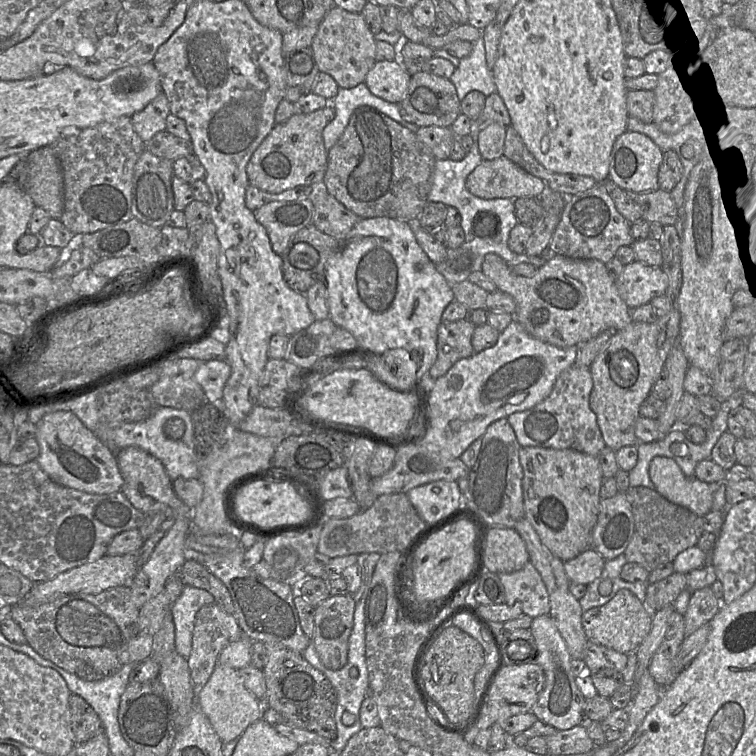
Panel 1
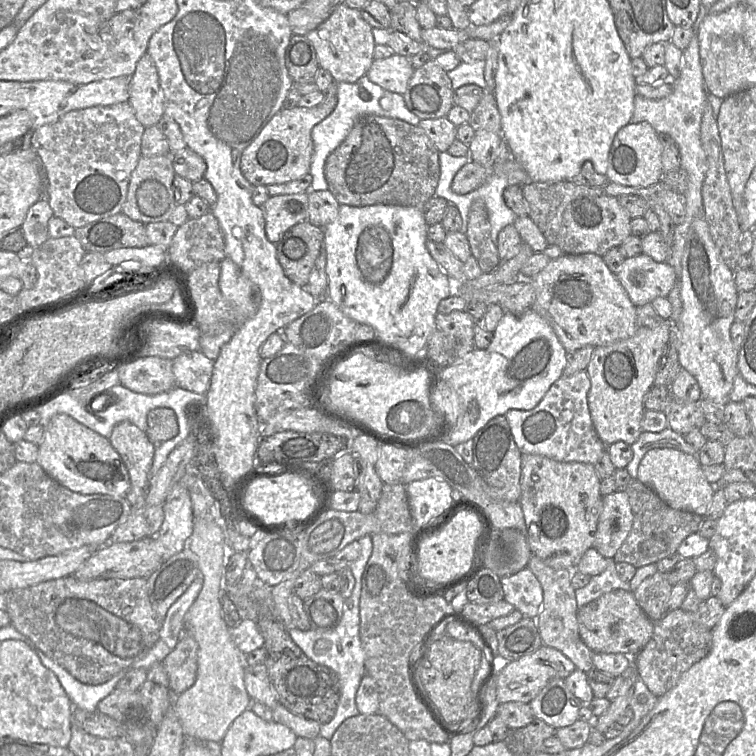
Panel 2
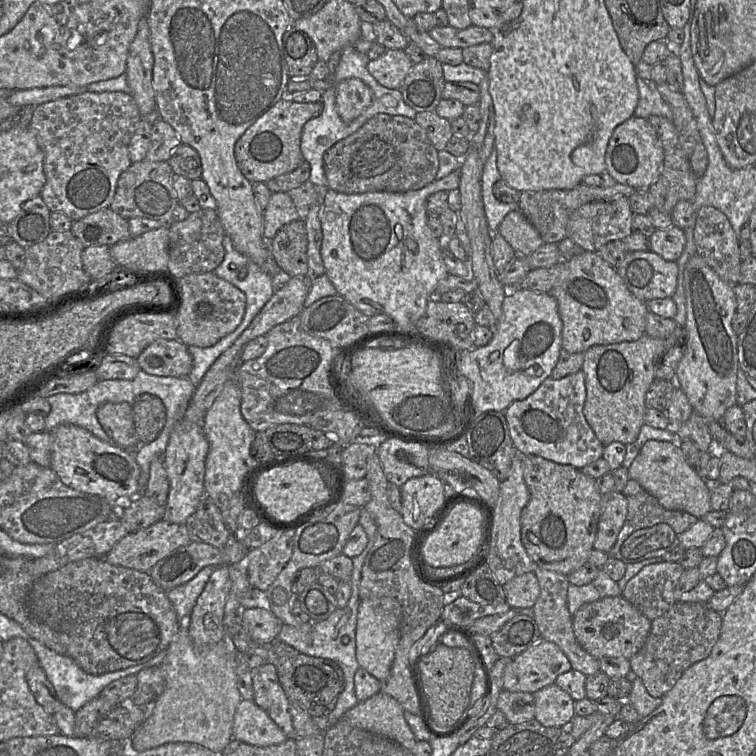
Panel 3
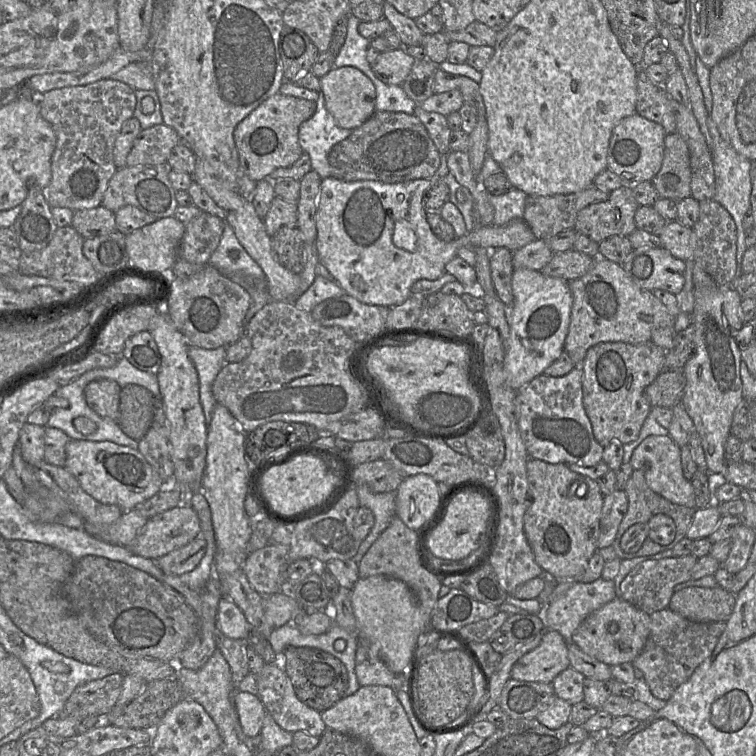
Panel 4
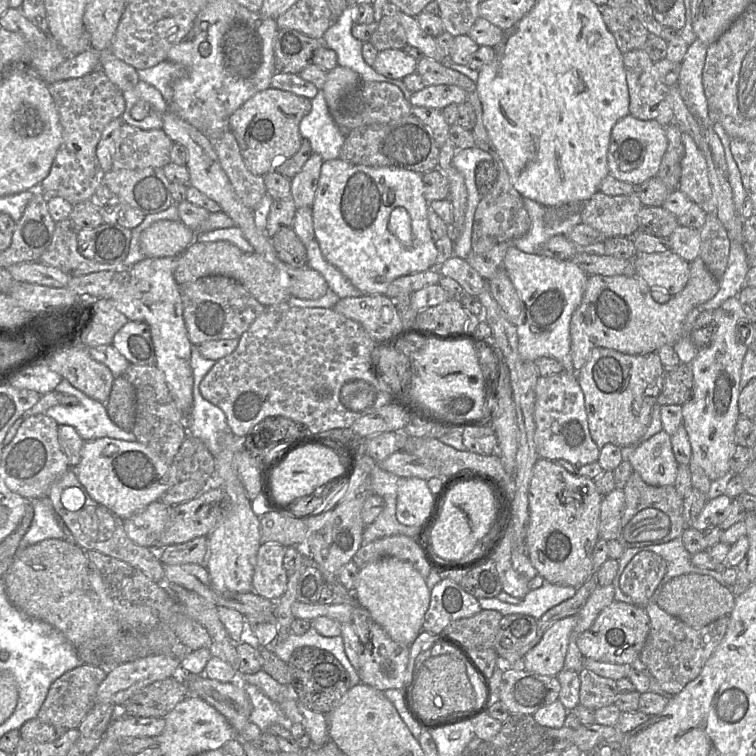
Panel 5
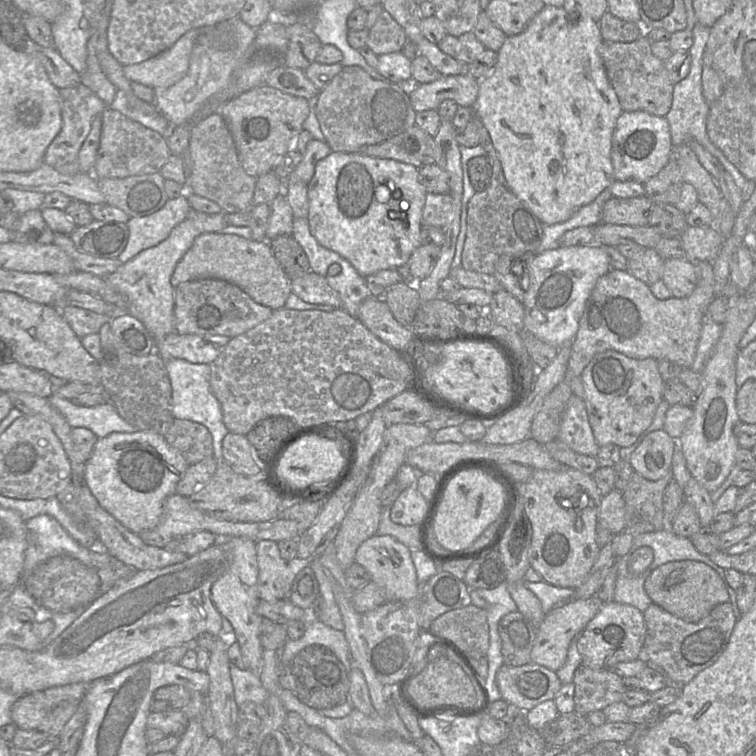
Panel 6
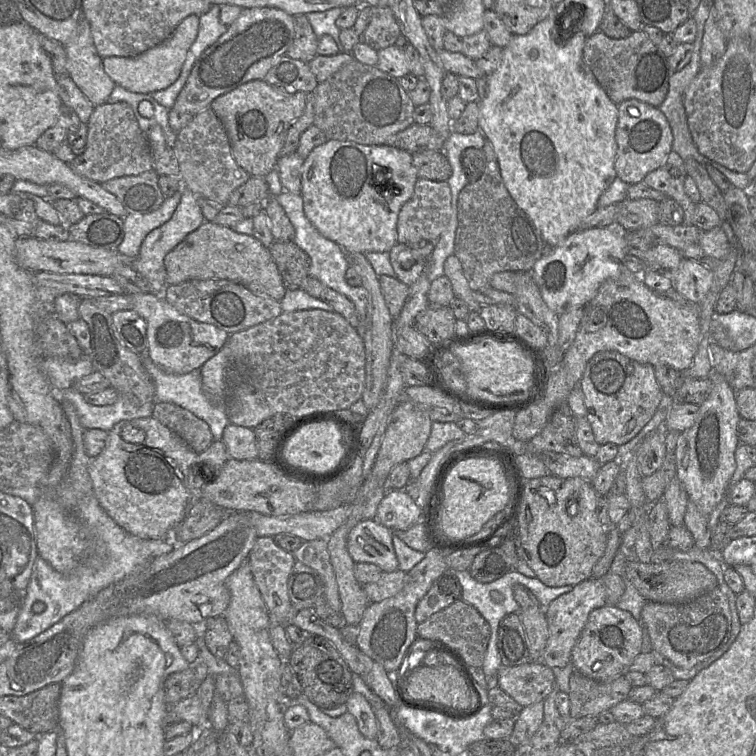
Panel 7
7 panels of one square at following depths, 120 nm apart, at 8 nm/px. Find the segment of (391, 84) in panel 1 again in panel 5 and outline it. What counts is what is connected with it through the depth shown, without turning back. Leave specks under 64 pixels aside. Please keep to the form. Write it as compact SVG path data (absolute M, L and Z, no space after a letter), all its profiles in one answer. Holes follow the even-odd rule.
M387 49L378 52L372 68L378 74L390 79L402 80L416 72L417 62L402 49Z

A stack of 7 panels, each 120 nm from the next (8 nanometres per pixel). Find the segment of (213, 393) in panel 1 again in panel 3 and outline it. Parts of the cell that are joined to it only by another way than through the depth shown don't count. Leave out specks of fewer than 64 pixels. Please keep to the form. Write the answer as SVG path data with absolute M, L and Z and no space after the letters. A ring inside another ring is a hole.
M157 339L136 358L141 370L164 377L187 377L192 369L192 357L179 340Z

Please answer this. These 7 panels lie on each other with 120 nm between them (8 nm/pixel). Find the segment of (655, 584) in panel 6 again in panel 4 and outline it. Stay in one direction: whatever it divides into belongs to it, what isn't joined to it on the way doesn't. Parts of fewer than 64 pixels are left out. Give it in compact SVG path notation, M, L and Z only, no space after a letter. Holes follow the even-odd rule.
M685 587L676 590L668 608L697 623L726 622L736 602L736 595L722 587Z

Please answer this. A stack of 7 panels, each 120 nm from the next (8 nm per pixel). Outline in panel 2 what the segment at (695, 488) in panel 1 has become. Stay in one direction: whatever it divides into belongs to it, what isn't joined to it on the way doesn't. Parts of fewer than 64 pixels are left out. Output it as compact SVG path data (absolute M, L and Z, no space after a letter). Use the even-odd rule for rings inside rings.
M672 448L651 449L643 456L637 480L653 489L671 508L705 515L714 491L705 478L697 455L691 455Z

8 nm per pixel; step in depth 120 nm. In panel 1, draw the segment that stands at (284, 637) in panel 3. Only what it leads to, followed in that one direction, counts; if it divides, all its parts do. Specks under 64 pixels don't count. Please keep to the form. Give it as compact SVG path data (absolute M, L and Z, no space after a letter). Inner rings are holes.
M362 553L358 555L357 564L360 569L360 587L353 594L355 601L355 611L354 611L354 625L349 637L349 647L348 647L348 661L347 664L339 670L331 670L323 665L321 662L316 649L311 642L308 647L304 650L304 658L316 669L321 671L332 683L337 693L337 707L335 712L335 722L337 728L337 737L335 740L330 741L329 744L332 746L333 750L336 752L341 752L349 739L359 732L363 727L361 725L360 719L360 708L365 697L370 694L369 680L368 680L368 670L366 663L366 643L365 643L365 601L367 597L367 590L370 585L375 567L381 554L379 553ZM345 712L350 712L355 717L355 722L352 725L344 725L342 722L342 716Z

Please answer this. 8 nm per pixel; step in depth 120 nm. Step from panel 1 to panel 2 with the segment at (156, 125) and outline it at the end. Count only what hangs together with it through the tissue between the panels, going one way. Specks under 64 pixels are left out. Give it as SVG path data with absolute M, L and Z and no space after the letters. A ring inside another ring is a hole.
M148 53L140 58L130 76L128 102L144 127L157 125L164 114L164 95L159 74L153 58Z

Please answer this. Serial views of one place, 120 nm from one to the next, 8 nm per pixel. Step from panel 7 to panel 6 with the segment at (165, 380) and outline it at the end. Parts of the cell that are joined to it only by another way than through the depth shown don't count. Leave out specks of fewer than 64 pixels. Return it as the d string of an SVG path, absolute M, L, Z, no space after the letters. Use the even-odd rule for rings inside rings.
M176 358L165 361L165 366L172 388L171 411L174 418L191 420L206 426L213 438L213 456L217 461L224 462L222 443L229 430L223 422L221 404L211 391L210 364L191 363Z

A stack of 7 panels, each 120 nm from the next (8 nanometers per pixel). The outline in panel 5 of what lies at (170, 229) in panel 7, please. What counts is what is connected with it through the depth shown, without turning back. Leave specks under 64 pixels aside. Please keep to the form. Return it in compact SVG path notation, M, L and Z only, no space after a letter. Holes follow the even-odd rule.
M177 257L145 258L130 267L121 265L119 269L95 272L84 276L71 277L66 288L81 297L81 300L106 299L129 321L143 322L150 330L155 353L155 365L163 373L177 407L187 416L193 404L193 372L190 364L193 344L190 342L183 318L183 303L179 284L174 277Z

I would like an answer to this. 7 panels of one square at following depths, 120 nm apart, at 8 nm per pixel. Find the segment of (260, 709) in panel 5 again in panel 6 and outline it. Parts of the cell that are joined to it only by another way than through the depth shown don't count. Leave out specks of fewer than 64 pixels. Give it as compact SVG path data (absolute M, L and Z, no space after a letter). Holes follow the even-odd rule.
M230 663L230 675L234 689L234 697L238 706L250 701L264 705L269 693L263 687L259 673L240 669Z

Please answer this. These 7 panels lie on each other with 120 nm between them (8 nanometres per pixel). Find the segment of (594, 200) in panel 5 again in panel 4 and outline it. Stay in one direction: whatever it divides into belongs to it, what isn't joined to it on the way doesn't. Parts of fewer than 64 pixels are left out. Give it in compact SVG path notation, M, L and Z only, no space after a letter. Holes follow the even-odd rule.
M622 186L611 191L606 201L580 210L574 229L598 244L612 236L628 237L636 229L634 216L638 208L633 188Z

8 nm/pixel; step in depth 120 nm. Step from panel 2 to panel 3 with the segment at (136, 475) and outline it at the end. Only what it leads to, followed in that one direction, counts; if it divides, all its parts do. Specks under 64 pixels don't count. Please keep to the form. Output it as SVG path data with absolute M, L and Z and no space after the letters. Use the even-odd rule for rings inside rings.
M105 402L98 407L96 413L102 428L117 446L135 456L132 448L140 442L129 404Z

